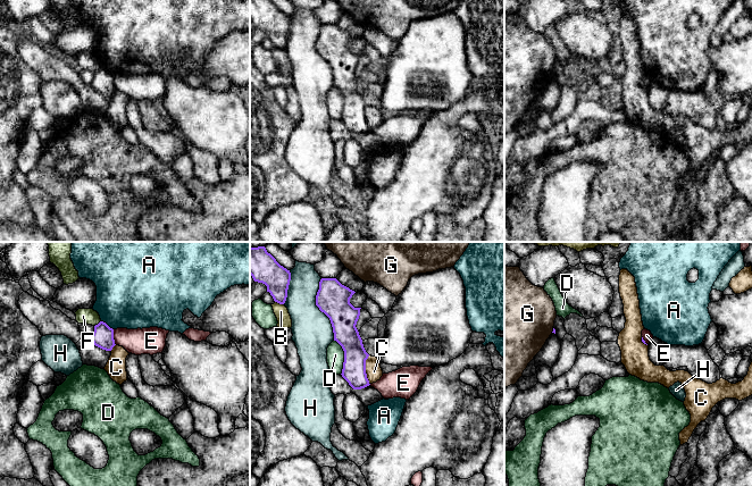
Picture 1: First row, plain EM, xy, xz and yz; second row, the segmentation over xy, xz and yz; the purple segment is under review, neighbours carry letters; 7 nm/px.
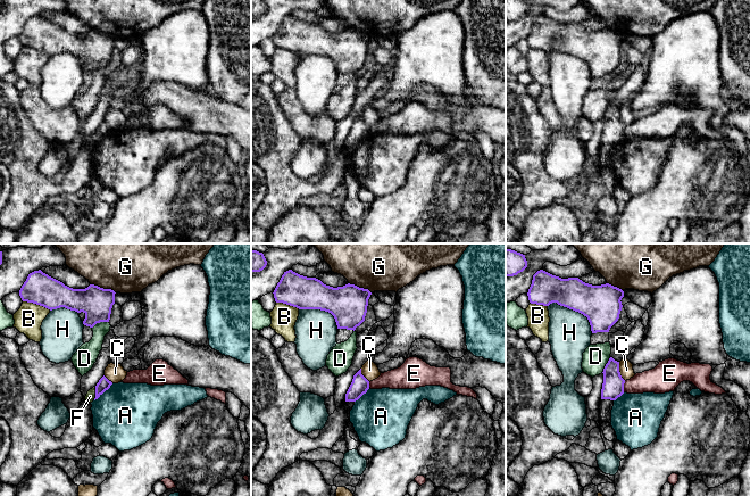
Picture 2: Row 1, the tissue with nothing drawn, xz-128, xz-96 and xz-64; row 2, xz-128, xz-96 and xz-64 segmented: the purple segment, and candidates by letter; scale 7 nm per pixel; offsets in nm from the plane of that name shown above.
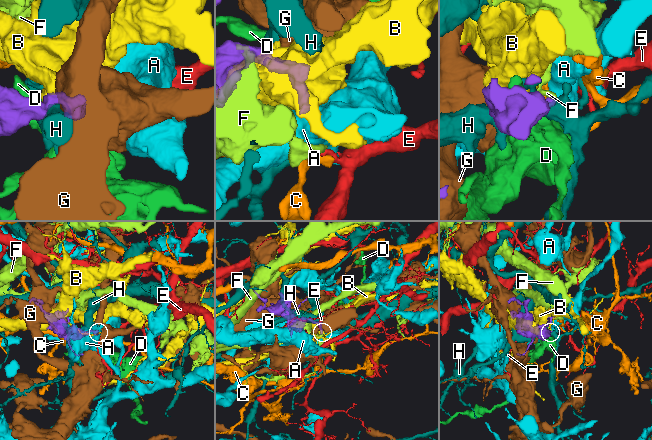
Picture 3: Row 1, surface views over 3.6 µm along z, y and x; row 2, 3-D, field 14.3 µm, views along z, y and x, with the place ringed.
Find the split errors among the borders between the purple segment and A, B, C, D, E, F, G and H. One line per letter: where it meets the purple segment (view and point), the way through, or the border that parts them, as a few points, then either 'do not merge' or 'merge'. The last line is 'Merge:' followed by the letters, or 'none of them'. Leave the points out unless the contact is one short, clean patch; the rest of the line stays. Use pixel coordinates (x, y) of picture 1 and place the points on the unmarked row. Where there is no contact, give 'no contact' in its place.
A: meets purple in xy at (106, 69); border along xy (101, 66), (113, 75); do not merge
B: meets purple in xz at (280, 49); do not merge
C: meets purple in xz at (365, 116); border along xz (368, 101), (366, 118), (369, 130); do not merge
D: meets purple in xz at (344, 102); do not merge
E: meets purple in xy at (113, 83); border along xy (113, 75), (113, 84), (116, 90); do not merge
F: meets purple in xy at (98, 69); border along xy (100, 66), (94, 72); do not merge
G: meets purple in yz at (553, 76); do not merge
H: meets purple in xz at (319, 55); do not merge
Merge: none of them

